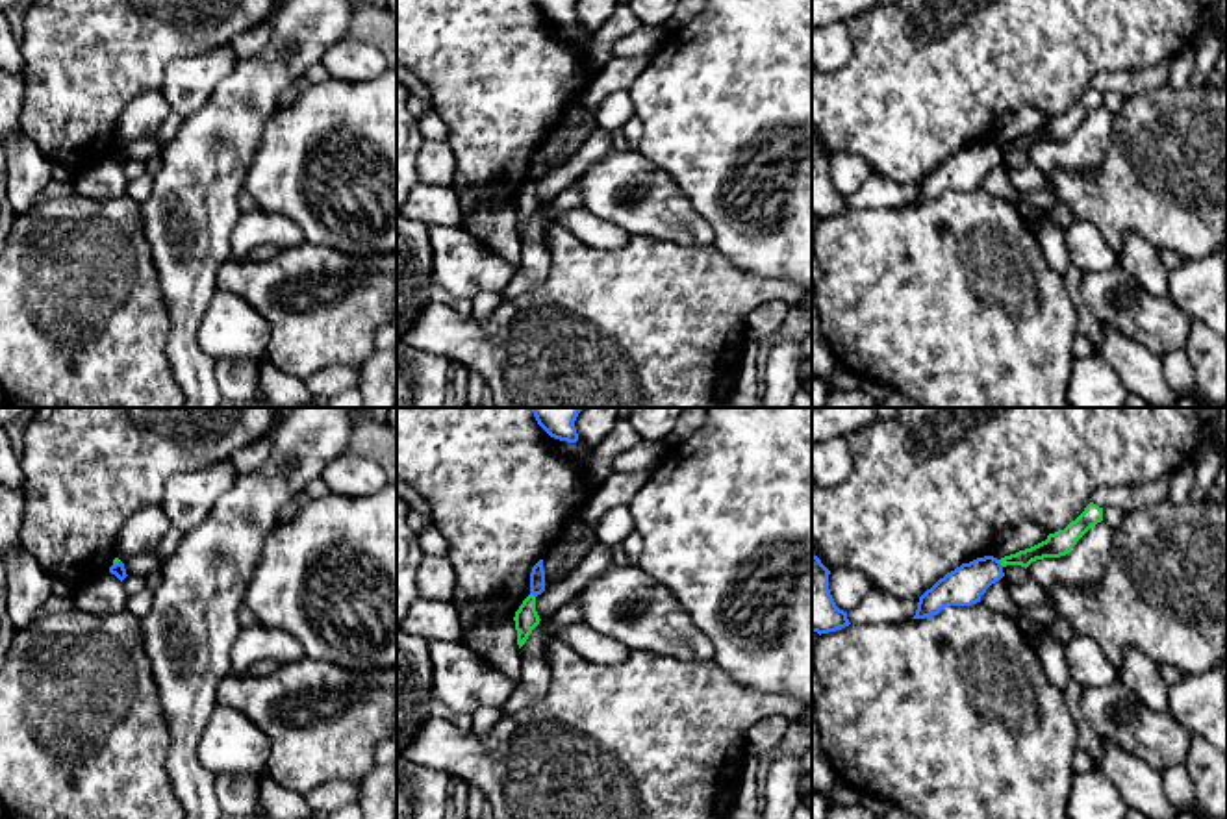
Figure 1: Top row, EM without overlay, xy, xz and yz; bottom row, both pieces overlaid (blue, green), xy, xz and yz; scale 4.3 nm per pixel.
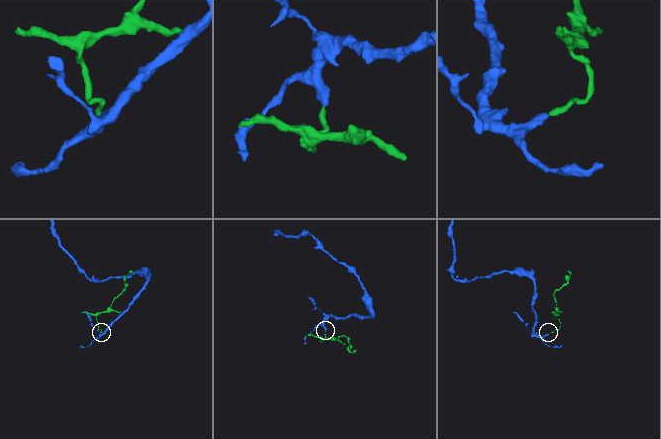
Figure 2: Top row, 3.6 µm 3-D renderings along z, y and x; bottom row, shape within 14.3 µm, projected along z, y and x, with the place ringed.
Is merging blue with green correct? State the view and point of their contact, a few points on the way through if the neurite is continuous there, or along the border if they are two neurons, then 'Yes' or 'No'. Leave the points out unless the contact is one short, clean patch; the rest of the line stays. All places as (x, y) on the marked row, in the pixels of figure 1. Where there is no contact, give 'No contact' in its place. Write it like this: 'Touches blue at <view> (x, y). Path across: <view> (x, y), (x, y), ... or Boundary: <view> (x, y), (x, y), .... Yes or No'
Touches blue at yz (999, 564). Boundary: yz (998, 560), (1003, 566). No

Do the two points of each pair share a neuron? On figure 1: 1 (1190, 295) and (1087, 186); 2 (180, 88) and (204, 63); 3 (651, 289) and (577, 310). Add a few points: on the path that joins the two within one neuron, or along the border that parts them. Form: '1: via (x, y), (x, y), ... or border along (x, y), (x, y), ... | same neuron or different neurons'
1: border along (1207, 256), (1185, 260) | different neurons
2: via (186, 82), (199, 69) | same neuron
3: via (632, 308), (595, 310) | same neuron

